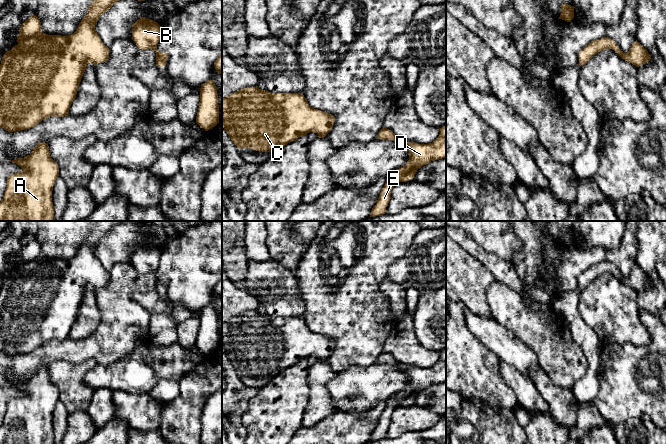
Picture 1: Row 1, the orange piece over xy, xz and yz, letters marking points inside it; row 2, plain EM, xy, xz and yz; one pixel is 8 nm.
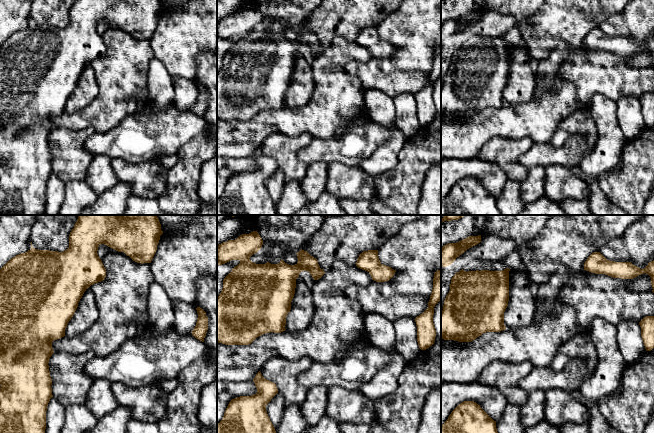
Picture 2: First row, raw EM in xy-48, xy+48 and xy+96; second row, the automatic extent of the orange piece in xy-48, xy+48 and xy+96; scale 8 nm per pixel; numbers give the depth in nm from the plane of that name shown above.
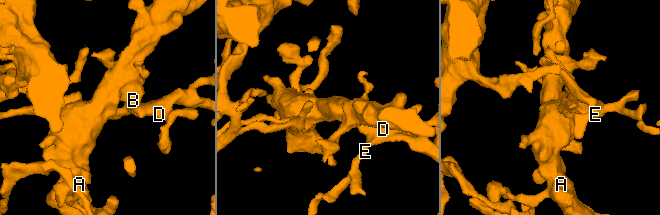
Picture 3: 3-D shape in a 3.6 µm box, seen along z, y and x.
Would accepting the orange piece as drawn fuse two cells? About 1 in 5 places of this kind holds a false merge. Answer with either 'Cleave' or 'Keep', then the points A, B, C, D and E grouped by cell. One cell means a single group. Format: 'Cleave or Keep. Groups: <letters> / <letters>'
Keep. Groups: A B C D E

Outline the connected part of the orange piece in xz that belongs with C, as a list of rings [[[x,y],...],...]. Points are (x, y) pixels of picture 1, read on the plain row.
[[[257,310],[243,312],[222,322],[222,352],[237,372],[275,377],[282,370],[315,356],[324,362],[332,353],[335,341],[311,331],[303,318],[271,317]]]

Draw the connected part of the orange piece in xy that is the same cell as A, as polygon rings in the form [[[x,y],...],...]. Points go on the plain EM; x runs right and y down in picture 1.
[[[38,367],[30,379],[10,384],[10,386],[16,387],[23,394],[10,399],[7,403],[6,413],[0,426],[0,444],[55,444],[52,414],[59,400],[59,391],[50,380],[48,367]]]

